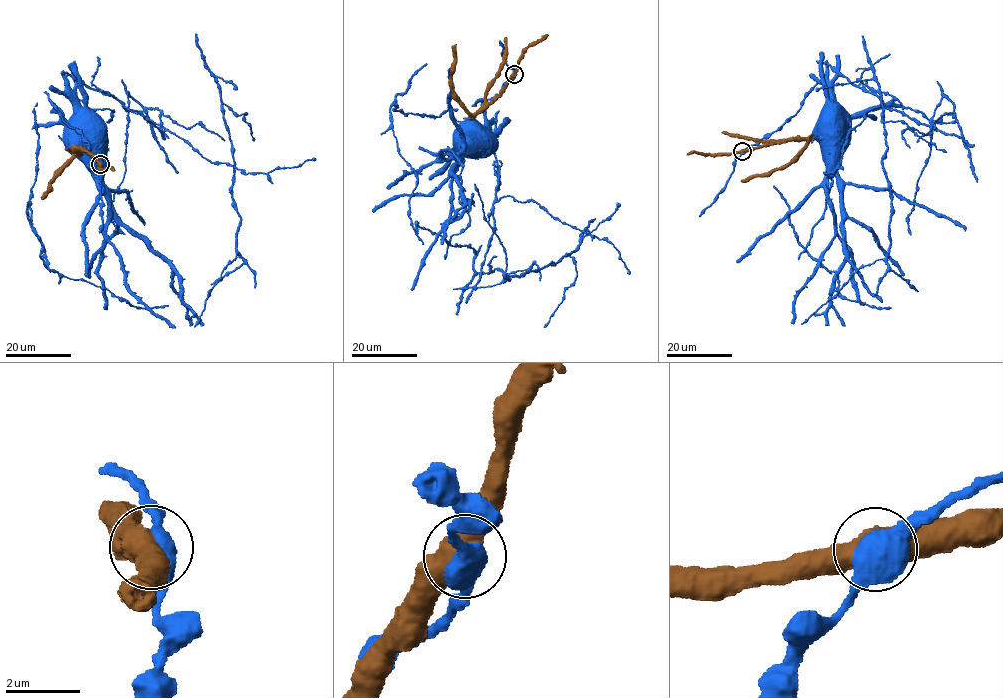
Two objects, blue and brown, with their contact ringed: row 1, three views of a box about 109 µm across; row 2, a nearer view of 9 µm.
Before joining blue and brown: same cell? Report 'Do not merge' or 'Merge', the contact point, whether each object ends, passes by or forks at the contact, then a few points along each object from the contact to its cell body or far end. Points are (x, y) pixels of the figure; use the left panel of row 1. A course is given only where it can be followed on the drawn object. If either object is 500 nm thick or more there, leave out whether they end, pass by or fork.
Merge. Place: (100, 164). Course of blue: (101, 164), (50, 100), (51, 91), (69, 99), (77, 128). Course of brown: (101, 164), (86, 152), (76, 151), (49, 182), (43, 199)

